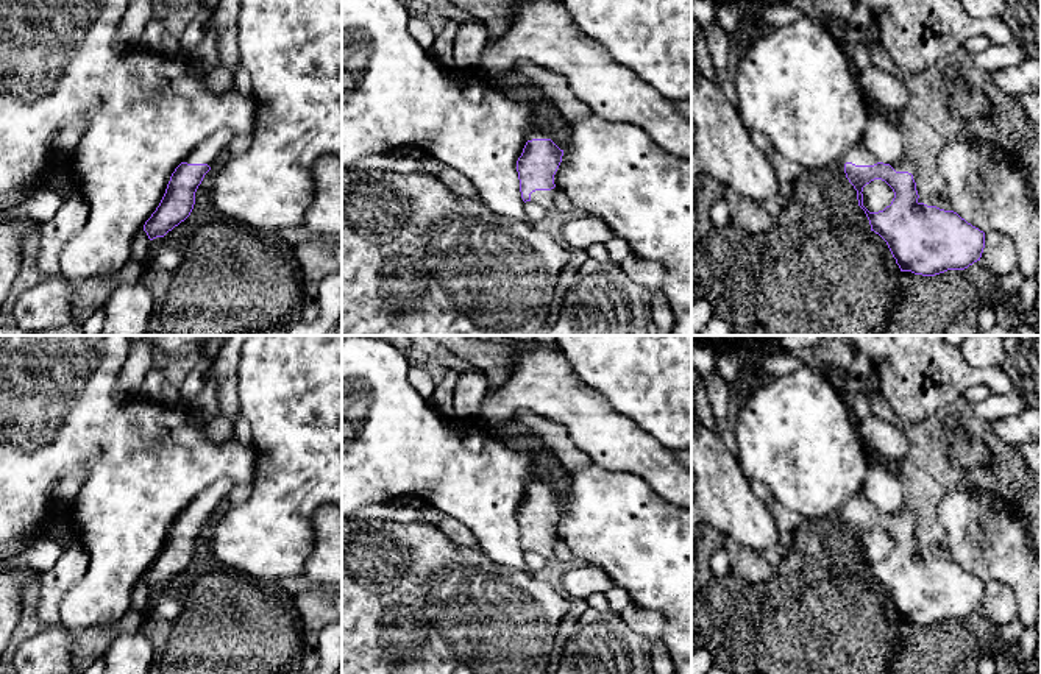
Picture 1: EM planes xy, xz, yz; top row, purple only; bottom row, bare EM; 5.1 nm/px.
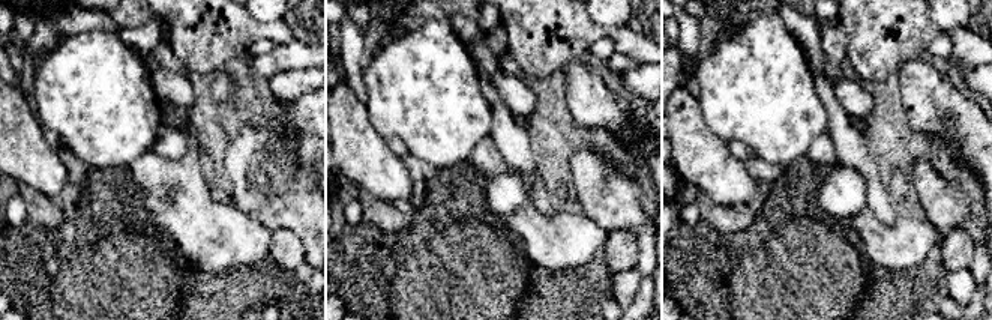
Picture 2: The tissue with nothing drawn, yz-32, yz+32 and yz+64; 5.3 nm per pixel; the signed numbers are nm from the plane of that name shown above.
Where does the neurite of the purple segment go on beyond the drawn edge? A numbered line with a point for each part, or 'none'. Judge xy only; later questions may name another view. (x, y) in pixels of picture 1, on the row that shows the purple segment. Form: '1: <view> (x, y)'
1: xy (214, 148)

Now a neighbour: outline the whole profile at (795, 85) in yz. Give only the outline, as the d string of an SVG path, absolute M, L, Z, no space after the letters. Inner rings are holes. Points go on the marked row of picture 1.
M799 17L794 23L766 30L743 55L734 76L737 112L749 133L762 133L774 150L813 173L838 164L863 139L866 101L851 61L821 17Z

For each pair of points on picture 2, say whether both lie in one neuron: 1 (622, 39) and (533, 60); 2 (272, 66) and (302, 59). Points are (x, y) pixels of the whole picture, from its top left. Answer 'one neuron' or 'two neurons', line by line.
1: one neuron
2: one neuron

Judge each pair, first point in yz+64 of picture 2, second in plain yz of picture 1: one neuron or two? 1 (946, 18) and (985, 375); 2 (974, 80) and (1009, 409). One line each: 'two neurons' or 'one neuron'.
1: two neurons
2: two neurons

